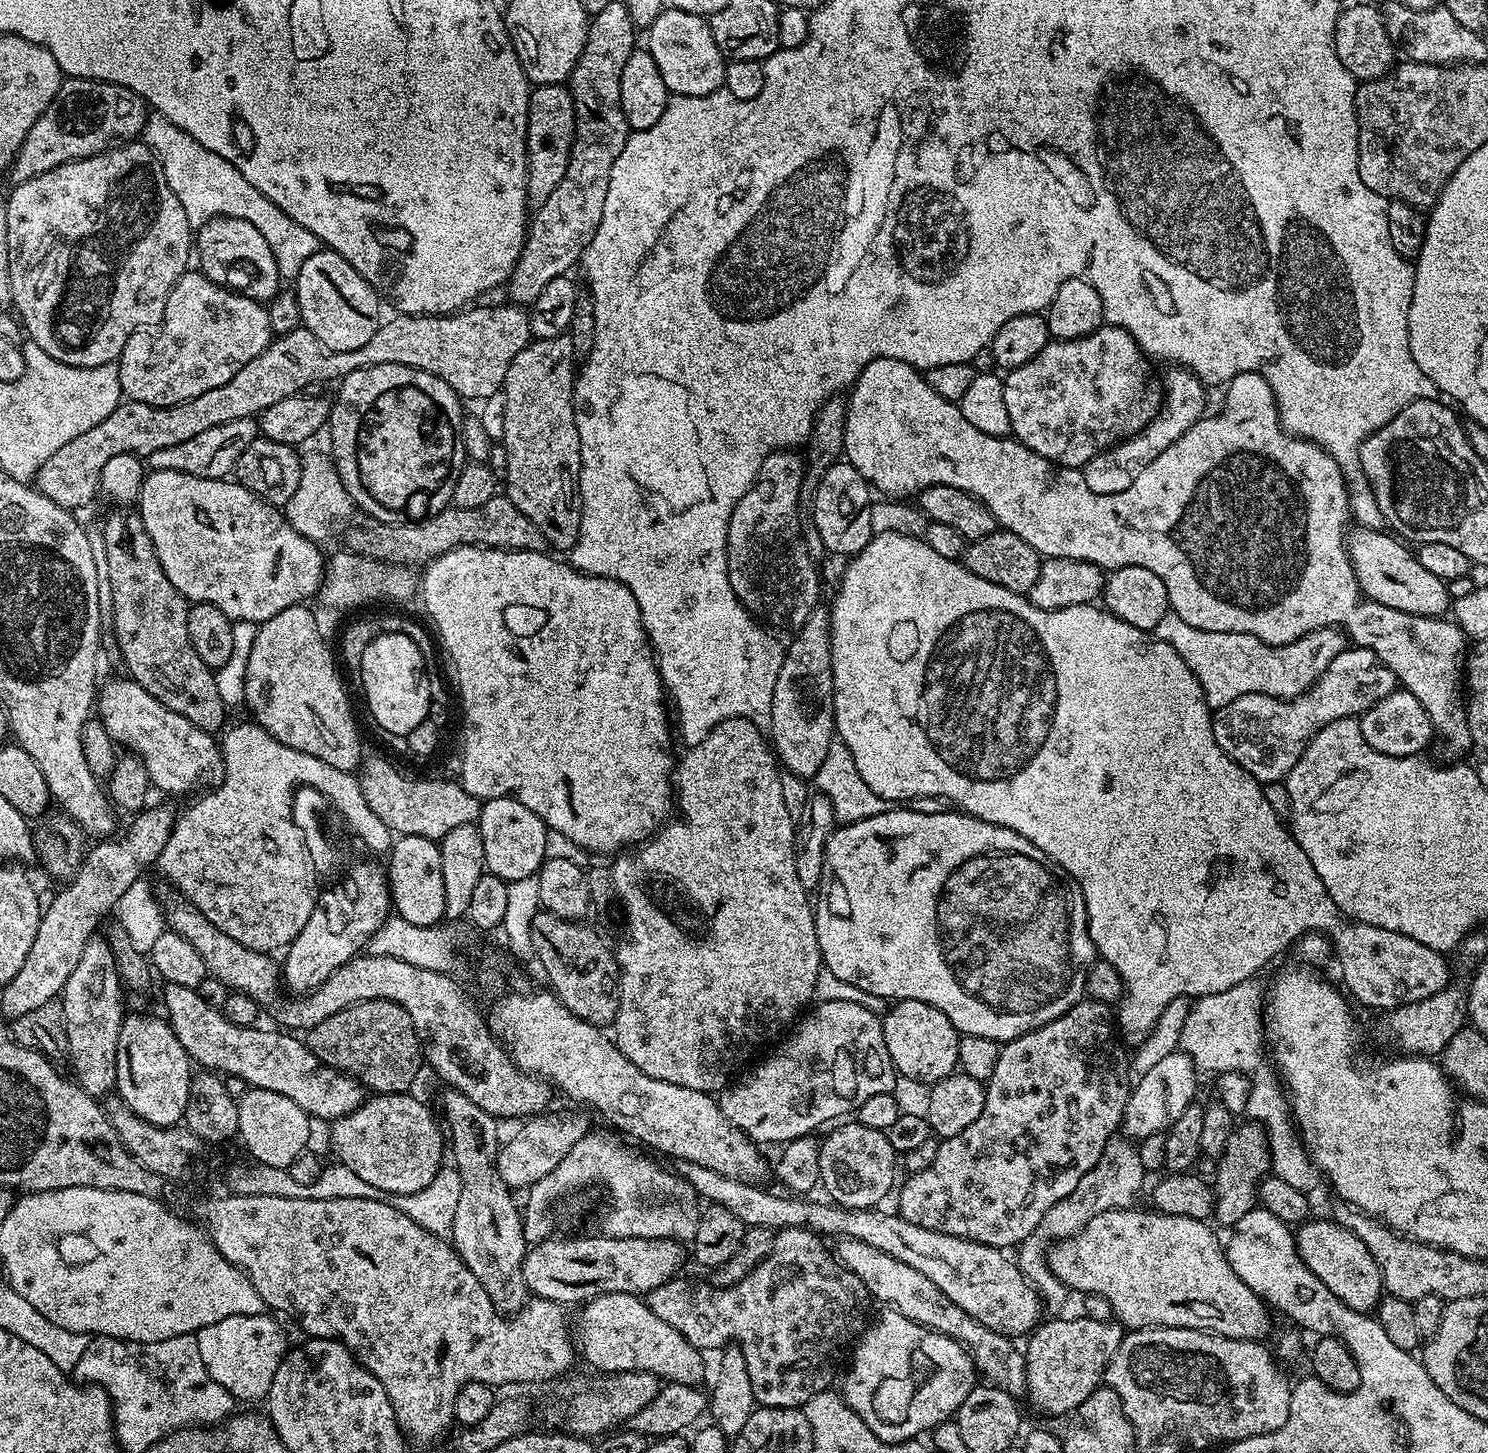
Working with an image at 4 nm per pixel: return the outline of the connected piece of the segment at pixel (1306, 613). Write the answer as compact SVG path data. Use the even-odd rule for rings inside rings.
M898 358L871 360L862 373L862 384L863 380L864 464L862 463L862 471L865 480L877 493L884 492L880 494L888 498L912 498L935 484L954 486L958 490L966 490L972 496L977 496L994 514L996 523L1001 529L1018 534L1018 538L1030 542L1030 546L1034 546L1034 550L1039 552L1041 557L1053 556L1054 558L1085 560L1091 564L1097 564L1101 570L1115 570L1126 566L1143 566L1146 570L1154 570L1154 574L1158 574L1158 578L1166 582L1166 594L1171 611L1176 612L1178 618L1182 618L1182 622L1190 622L1190 626L1198 630L1254 634L1254 638L1267 644L1289 644L1319 628L1326 628L1329 625L1343 626L1355 647L1369 648L1379 658L1380 663L1386 665L1396 675L1399 687L1403 691L1414 694L1414 698L1422 702L1422 710L1426 710L1430 718L1433 733L1439 739L1440 736L1444 739L1446 755L1460 758L1463 757L1460 756L1463 752L1467 753L1471 749L1472 735L1468 725L1468 705L1462 695L1462 681L1466 676L1466 644L1464 648L1466 637L1463 630L1448 618L1415 616L1409 612L1394 610L1390 606L1376 604L1367 598L1362 599L1360 585L1356 583L1356 575L1352 564L1348 561L1346 529L1350 524L1350 509L1348 489L1340 467L1318 445L1308 440L1301 440L1299 436L1284 431L1280 425L1276 399L1273 398L1266 380L1257 372L1243 372L1228 381L1226 385L1228 393L1224 396L1224 409L1217 416L1205 415L1197 424L1190 426L1190 430L1186 430L1186 434L1182 434L1178 442L1166 446L1166 450L1162 450L1162 454L1158 454L1158 458L1154 458L1154 462L1150 462L1150 466L1143 468L1134 478L1134 482L1130 482L1130 486L1126 486L1126 490L1118 494L1094 494L1094 490L1086 486L1081 469L1061 468L1059 464L1054 464L1044 456L1039 456L1037 452L1030 450L1015 438L982 434L982 430L970 426L970 422L962 418L959 403L944 400L942 394L934 394L925 373L912 364L902 362Z

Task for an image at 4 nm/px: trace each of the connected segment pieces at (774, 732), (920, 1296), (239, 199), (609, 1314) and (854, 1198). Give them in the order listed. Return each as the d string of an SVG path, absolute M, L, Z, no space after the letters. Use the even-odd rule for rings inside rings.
M822 604L816 606L810 618L795 633L796 638L787 645L784 654L782 669L774 686L774 699L771 707L771 722L768 725L768 734L781 767L794 773L803 780L815 777L818 767L822 766L823 759L830 748L830 742L835 739L835 720L832 710L832 635L831 611Z
M841 1239L839 1241L840 1244L837 1246L837 1248L834 1248L834 1255L837 1260L839 1260L840 1265L845 1268L846 1270L850 1270L851 1272L854 1273L855 1276L858 1278L862 1278L862 1282L866 1287L868 1287L868 1295L869 1297L875 1298L876 1296L878 1299L881 1300L882 1303L884 1303L884 1306L887 1306L889 1309L895 1310L897 1312L900 1312L905 1316L906 1318L910 1318L914 1322L918 1322L922 1326L926 1326L927 1328L932 1328L935 1330L935 1332L941 1332L942 1334L946 1334L950 1338L954 1338L959 1342L959 1344L963 1344L965 1348L968 1349L969 1352L972 1353L972 1360L975 1362L977 1369L981 1372L981 1375L984 1376L989 1385L1001 1388L1002 1391L1010 1393L1011 1396L1015 1396L1017 1398L1023 1397L1025 1393L1027 1393L1027 1374L1026 1374L1026 1366L1024 1365L1024 1352L1021 1351L1021 1349L1018 1347L1018 1349L1013 1345L1015 1344L1009 1337L1000 1335L996 1331L992 1331L986 1326L982 1324L982 1322L978 1322L975 1320L974 1317L971 1317L970 1314L966 1314L964 1310L962 1310L961 1307L956 1306L954 1302L952 1302L949 1298L946 1298L946 1294L942 1292L934 1284L934 1282L930 1282L929 1278L926 1278L925 1274L922 1274L921 1271L919 1270L914 1270L913 1266L908 1266L906 1262L900 1262L898 1259L891 1257L890 1254L883 1253L882 1250L875 1249L874 1246L867 1245L866 1242L862 1242L860 1240L853 1240L853 1239Z
M159 114L149 115L142 136L162 166L162 174L166 174L166 182L174 198L182 202L182 210L186 210L186 218L193 229L200 229L215 216L242 218L250 222L250 226L254 226L254 230L266 238L266 246L270 246L274 254L281 277L288 282L295 281L302 262L306 262L310 254L321 251L319 238L310 234L306 226L298 226L298 222L294 222L290 214L278 210L278 206L274 206L274 202L262 194L262 190L254 190L254 186L250 186L250 182L246 182L240 171L226 162L222 154L206 150L202 142L174 126L174 122Z
M606 1293L594 1297L583 1305L584 1313L580 1316L580 1336L578 1332L578 1348L584 1351L584 1356L600 1368L601 1373L611 1374L614 1372L649 1372L660 1377L661 1381L673 1384L699 1385L704 1376L704 1356L701 1349L695 1348L678 1330L672 1326L666 1326L654 1310L648 1308L647 1303L642 1302L639 1295L630 1293Z
M851 1120L850 1123L834 1129L826 1138L823 1137L819 1148L820 1184L835 1205L853 1210L873 1209L887 1196L892 1186L895 1187L898 1153L892 1148L885 1131L868 1128L856 1120Z

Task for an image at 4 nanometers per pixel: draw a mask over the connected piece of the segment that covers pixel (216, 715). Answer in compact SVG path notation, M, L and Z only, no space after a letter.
M132 510L112 511L116 512L110 513L104 524L102 564L108 567L106 588L112 591L112 632L128 667L127 675L174 714L182 714L203 732L219 733L225 727L226 706L218 698L213 669L198 658L192 645L188 633L189 601L166 578L142 518Z

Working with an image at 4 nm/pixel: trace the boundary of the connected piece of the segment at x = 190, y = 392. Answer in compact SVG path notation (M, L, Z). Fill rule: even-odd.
M199 270L185 271L168 291L160 319L130 334L118 361L120 391L128 400L157 406L198 398L198 394L206 394L206 390L214 390L214 386L230 382L230 378L234 378L234 374L238 374L238 370L242 370L242 366L246 366L250 358L258 358L258 354L266 350L272 339L274 333L268 309L261 301L210 282L210 278L206 278Z

